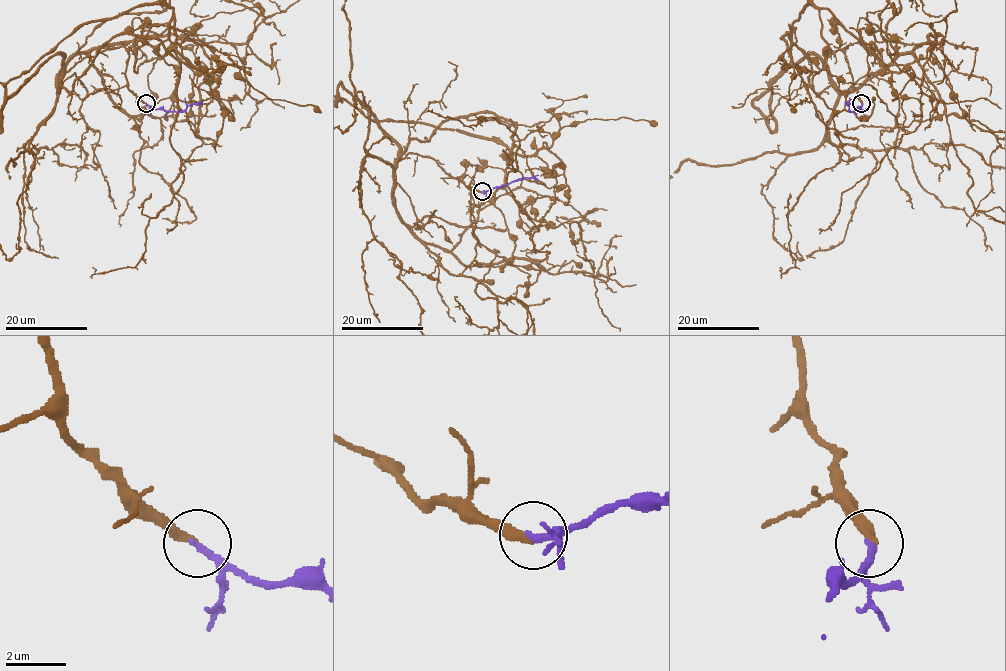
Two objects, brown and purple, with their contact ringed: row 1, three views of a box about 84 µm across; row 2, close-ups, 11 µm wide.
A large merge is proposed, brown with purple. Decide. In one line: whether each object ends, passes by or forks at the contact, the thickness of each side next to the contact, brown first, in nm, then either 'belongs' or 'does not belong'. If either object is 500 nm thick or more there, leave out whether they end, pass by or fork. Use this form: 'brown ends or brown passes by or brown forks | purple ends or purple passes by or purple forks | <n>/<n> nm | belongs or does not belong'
brown ends | purple ends | 320/240 nm | belongs

